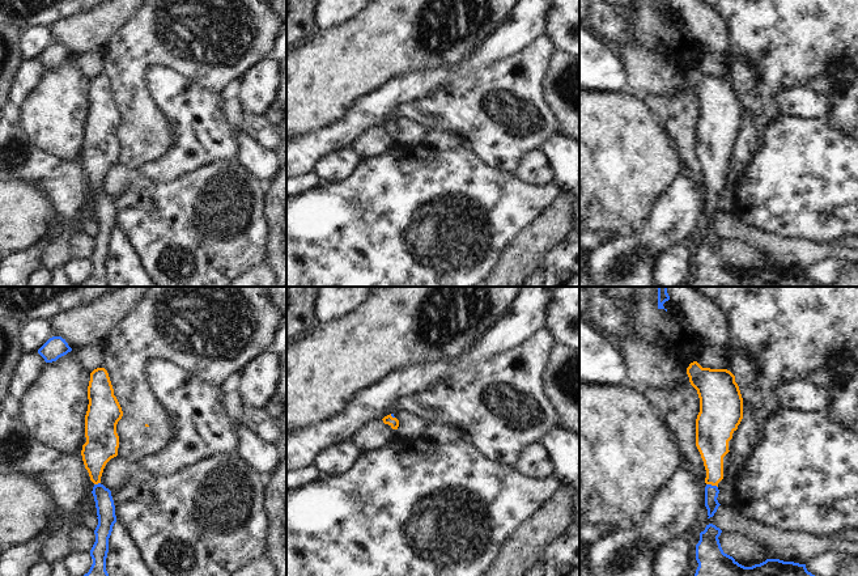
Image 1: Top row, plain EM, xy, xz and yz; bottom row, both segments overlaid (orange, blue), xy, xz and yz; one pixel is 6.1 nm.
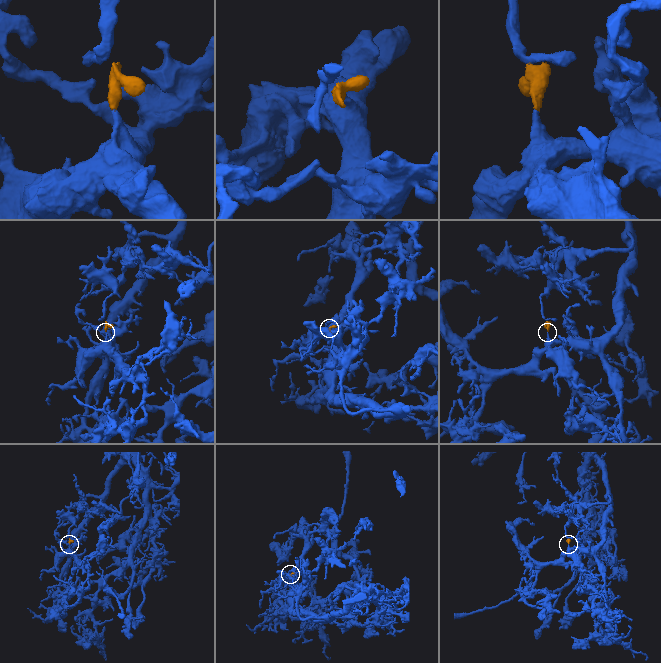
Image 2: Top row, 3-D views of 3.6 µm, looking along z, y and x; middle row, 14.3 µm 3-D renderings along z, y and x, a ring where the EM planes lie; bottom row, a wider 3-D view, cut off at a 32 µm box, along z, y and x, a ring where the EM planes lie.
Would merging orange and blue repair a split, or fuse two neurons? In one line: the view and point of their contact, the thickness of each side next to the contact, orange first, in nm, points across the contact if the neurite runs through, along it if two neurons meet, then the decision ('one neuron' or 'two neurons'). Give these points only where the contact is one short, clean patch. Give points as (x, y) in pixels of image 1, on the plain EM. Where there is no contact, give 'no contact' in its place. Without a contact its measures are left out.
contact yz (712, 191); calibres 190 and 90 nm; way yz (713, 151), (712, 191), (712, 211); one neuron

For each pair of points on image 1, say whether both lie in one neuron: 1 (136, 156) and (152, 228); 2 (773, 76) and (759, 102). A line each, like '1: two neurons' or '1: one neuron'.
1: two neurons
2: one neuron

